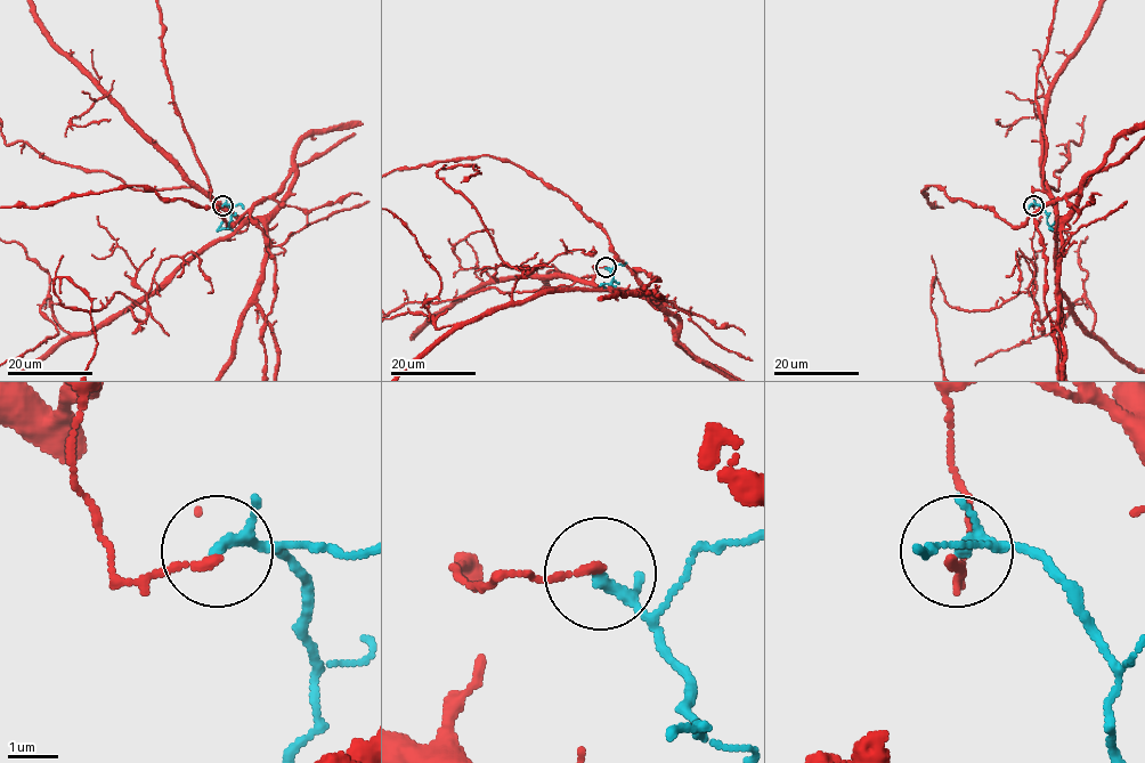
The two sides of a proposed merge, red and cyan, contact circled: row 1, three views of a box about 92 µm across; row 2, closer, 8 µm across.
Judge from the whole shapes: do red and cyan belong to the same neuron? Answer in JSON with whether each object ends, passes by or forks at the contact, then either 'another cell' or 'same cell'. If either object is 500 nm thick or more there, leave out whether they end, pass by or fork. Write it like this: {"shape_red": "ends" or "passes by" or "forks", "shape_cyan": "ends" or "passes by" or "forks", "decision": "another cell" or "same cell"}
{"shape_red": "ends", "shape_cyan": "passes by", "decision": "another cell"}

